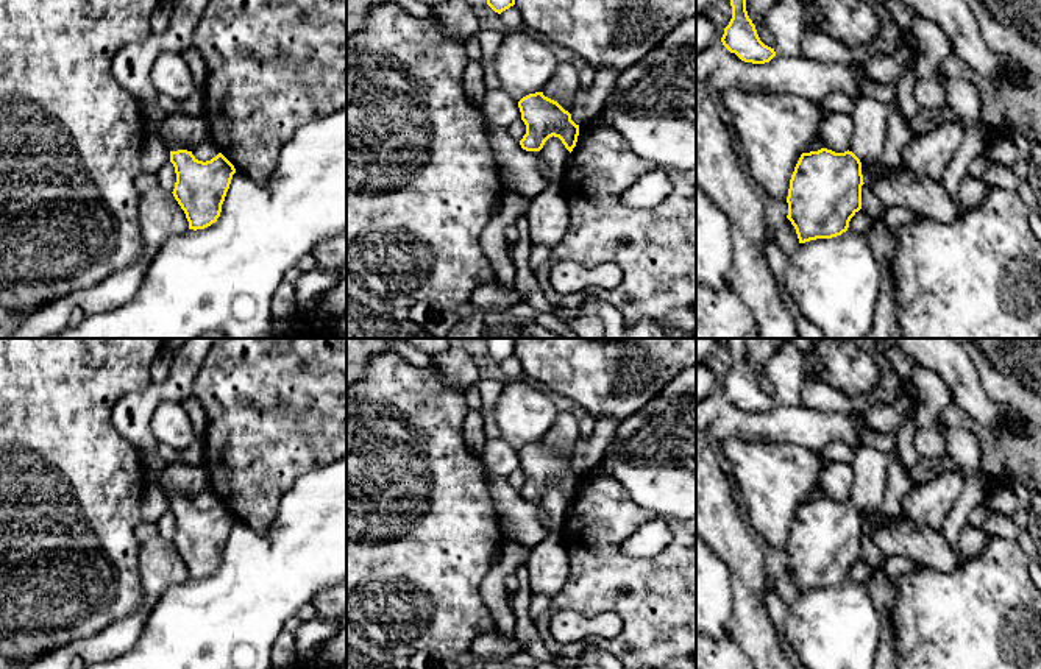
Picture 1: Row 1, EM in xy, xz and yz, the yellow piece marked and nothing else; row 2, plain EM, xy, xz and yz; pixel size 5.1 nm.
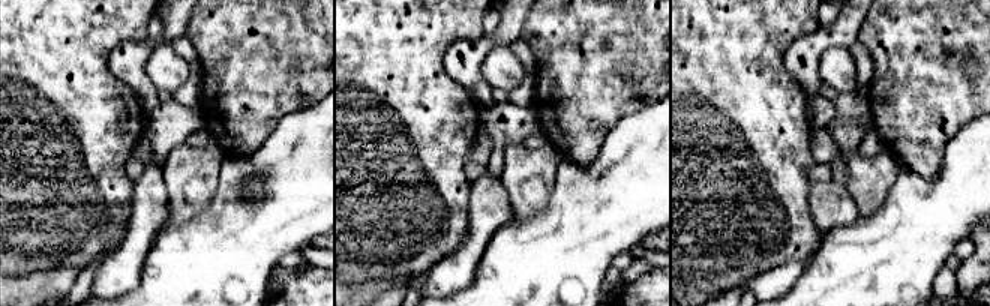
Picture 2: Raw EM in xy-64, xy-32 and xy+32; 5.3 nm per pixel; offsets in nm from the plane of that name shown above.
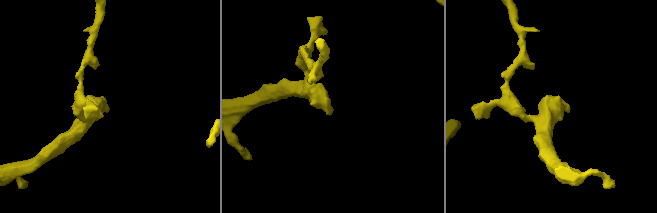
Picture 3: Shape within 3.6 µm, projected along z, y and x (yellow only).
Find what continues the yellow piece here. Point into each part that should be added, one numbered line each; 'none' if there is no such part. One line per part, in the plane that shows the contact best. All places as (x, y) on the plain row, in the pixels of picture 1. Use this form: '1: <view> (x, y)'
1: xy (174, 495)

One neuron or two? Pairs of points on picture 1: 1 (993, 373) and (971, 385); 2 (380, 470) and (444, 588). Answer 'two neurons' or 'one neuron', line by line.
1: two neurons
2: one neuron

